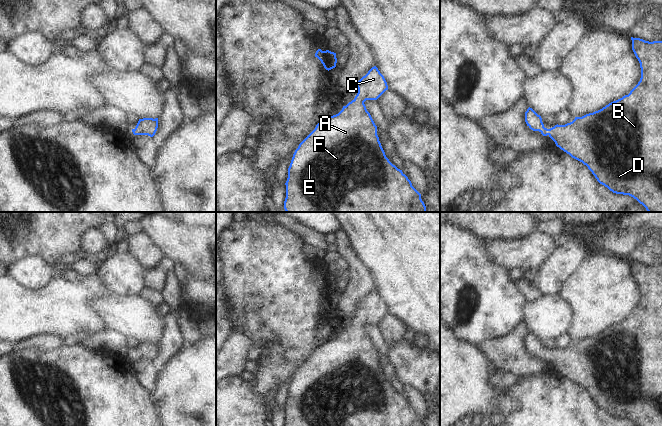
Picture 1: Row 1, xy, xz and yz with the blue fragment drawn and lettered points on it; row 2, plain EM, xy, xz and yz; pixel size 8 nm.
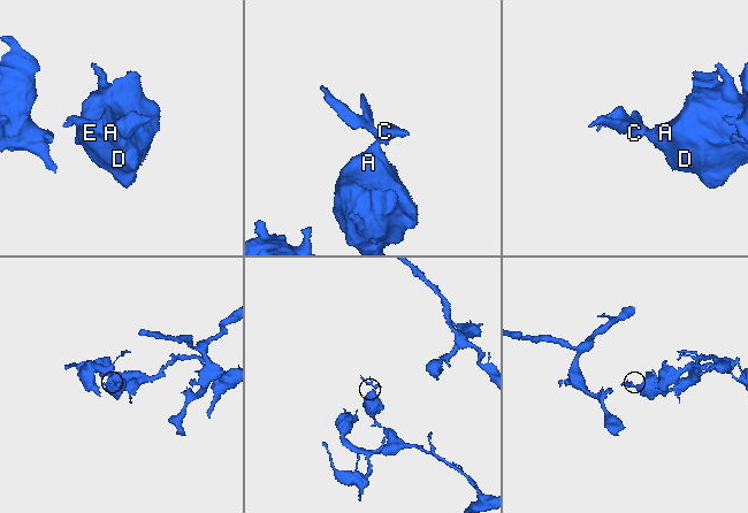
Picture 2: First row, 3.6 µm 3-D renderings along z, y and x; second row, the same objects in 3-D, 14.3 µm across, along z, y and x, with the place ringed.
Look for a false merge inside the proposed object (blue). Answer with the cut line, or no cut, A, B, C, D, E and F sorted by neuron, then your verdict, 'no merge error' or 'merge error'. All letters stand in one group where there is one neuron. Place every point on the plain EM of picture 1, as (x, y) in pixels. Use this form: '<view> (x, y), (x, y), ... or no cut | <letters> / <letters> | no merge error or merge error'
no cut | A B C D E F | no merge error

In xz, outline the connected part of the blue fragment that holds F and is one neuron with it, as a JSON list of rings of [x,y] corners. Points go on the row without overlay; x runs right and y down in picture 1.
[[[374,290],[357,306],[357,312],[355,322],[338,338],[319,346],[295,374],[288,392],[284,426],[423,426],[408,401],[386,381],[377,350],[364,328],[366,324],[377,324],[388,314],[384,300]]]

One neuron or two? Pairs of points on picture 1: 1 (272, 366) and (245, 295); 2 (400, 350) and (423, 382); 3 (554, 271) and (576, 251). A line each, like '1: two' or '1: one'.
1: one
2: one
3: one

